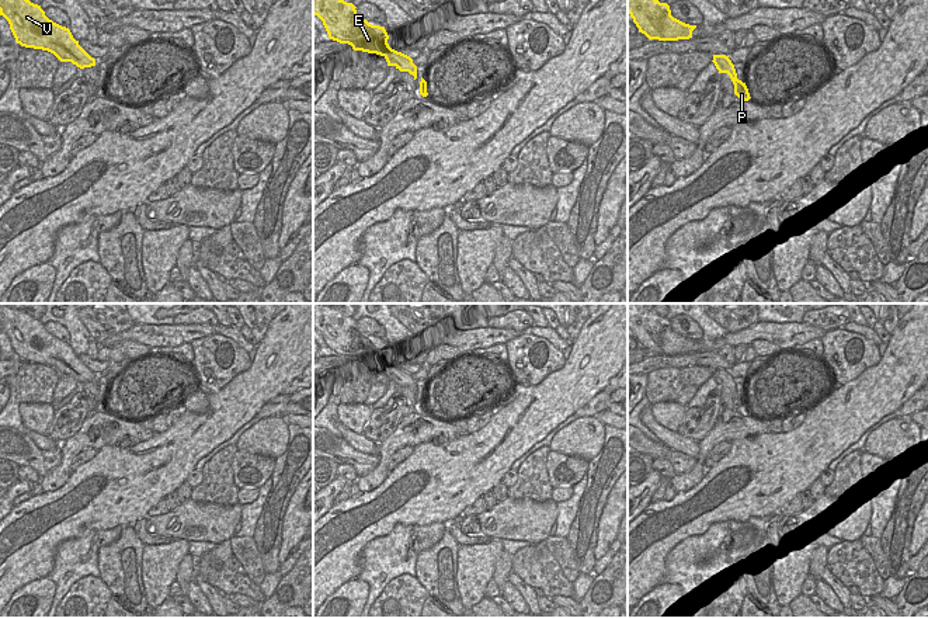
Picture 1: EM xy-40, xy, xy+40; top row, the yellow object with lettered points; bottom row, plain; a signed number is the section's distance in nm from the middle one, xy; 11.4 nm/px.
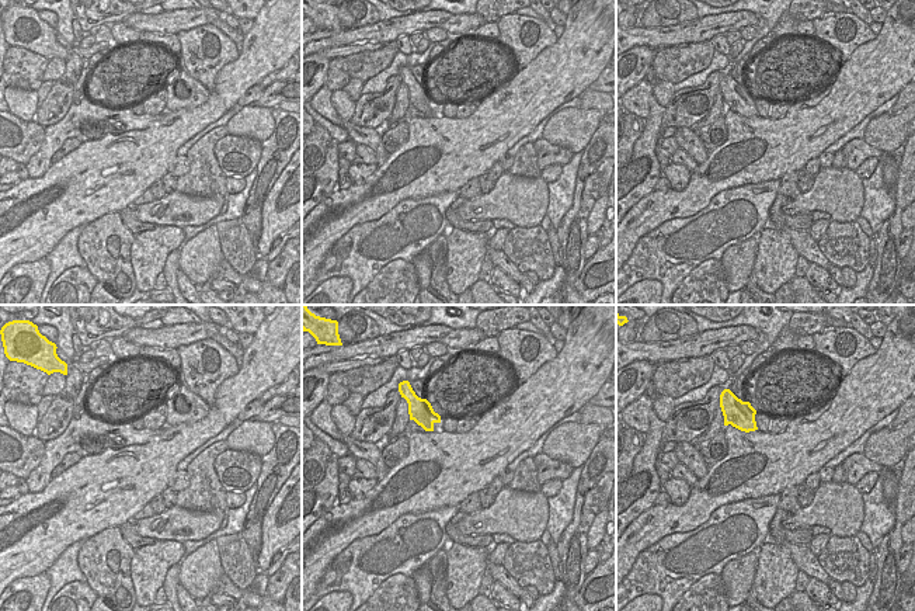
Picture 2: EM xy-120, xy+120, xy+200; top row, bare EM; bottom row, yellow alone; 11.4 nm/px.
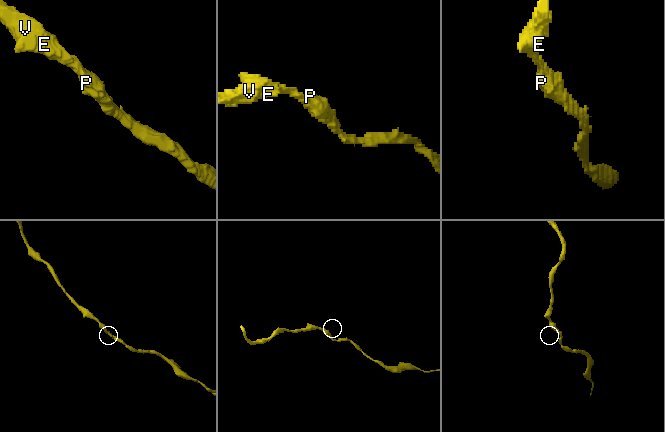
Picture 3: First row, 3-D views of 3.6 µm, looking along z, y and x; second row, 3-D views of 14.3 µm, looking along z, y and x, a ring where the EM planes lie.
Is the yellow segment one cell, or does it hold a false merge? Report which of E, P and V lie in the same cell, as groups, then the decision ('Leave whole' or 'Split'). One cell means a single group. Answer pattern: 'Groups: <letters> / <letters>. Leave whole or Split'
Groups: E P V. Leave whole

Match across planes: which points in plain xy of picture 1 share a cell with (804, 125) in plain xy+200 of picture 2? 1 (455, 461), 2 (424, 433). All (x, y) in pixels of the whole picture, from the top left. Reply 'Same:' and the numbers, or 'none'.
Same: 1

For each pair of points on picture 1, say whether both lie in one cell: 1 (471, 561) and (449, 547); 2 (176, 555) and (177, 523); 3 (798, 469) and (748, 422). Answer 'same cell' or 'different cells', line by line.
1: different cells
2: different cells
3: different cells

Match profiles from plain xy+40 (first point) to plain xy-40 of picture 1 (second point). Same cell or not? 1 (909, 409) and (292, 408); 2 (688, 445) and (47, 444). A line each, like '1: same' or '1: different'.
1: different
2: same

